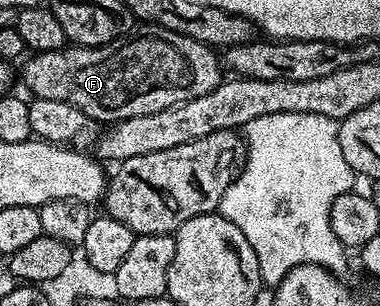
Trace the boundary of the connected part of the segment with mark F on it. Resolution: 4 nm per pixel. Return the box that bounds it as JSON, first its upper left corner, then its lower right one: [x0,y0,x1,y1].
[22,24,225,124]

